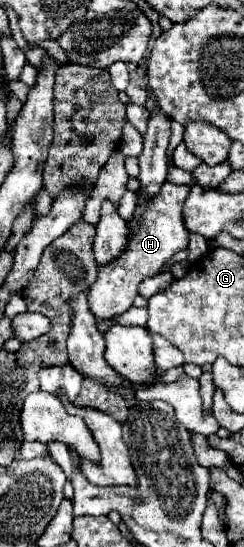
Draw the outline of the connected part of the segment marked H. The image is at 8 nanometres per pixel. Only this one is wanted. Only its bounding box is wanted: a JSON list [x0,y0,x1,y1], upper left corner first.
[89,182,191,320]

